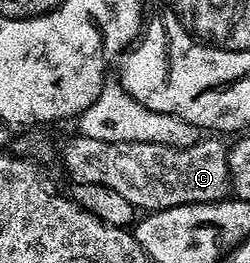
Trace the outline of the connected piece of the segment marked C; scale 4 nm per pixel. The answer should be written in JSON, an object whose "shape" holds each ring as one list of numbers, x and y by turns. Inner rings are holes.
{"shape":[[81,133,75,136,60,147,60,163,66,166,71,180,88,185,108,185,108,189,116,189,116,193,128,197,131,208,143,207,141,210,149,213,189,203,219,203,231,194,230,152,227,144,218,140,221,138,203,137,191,147,169,147,163,143,113,143]]}

